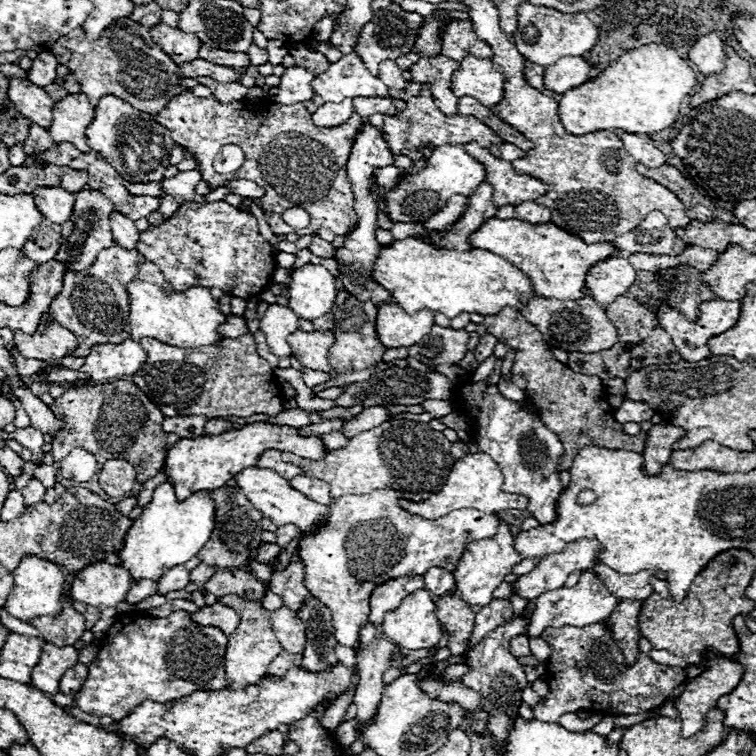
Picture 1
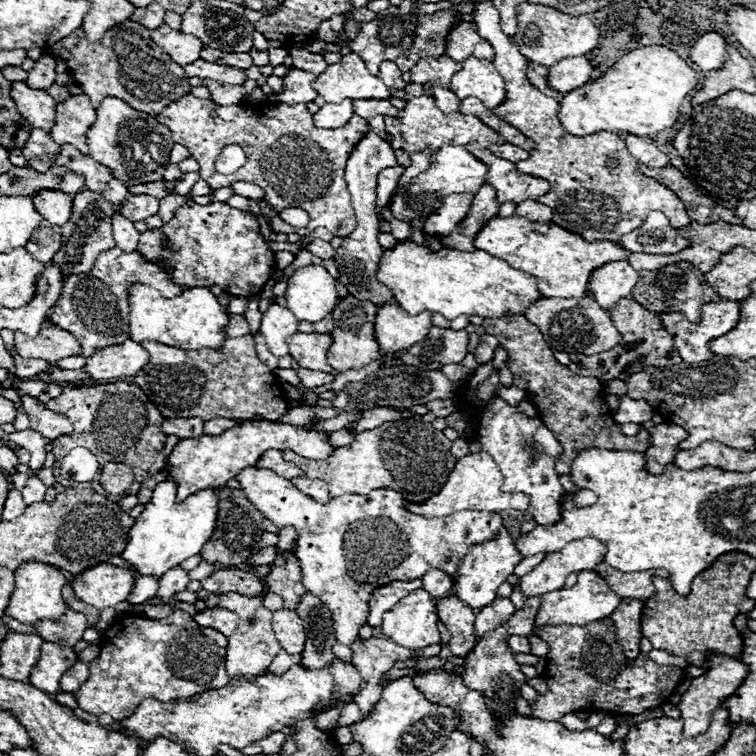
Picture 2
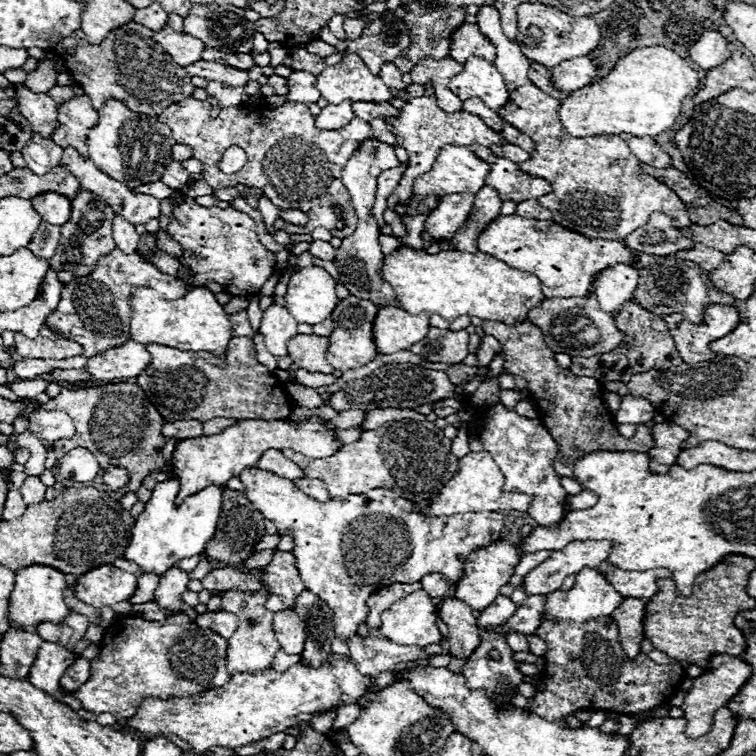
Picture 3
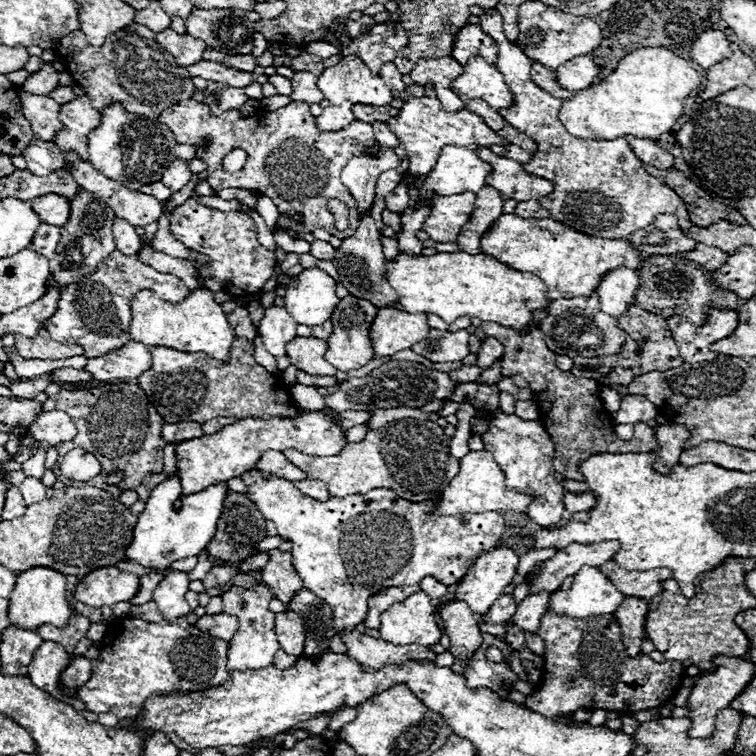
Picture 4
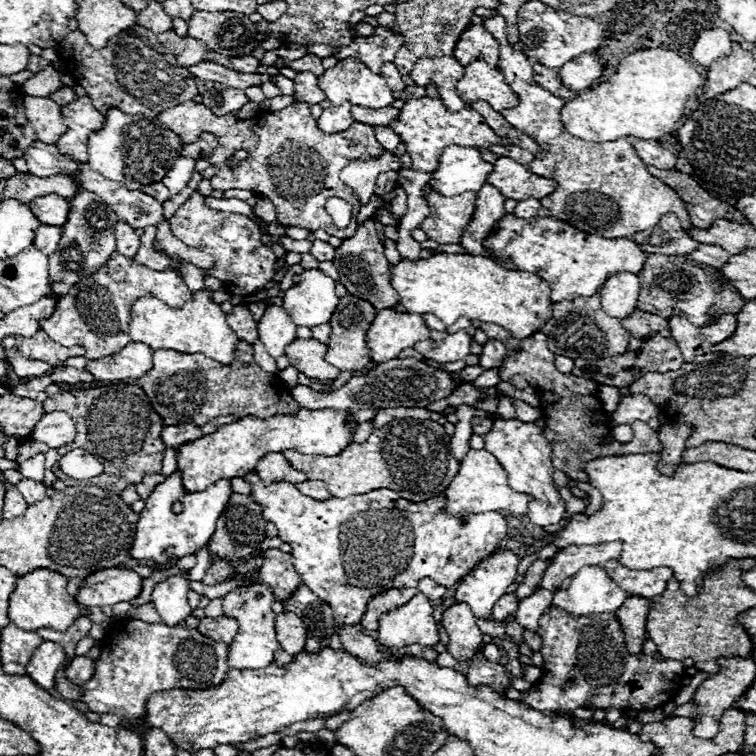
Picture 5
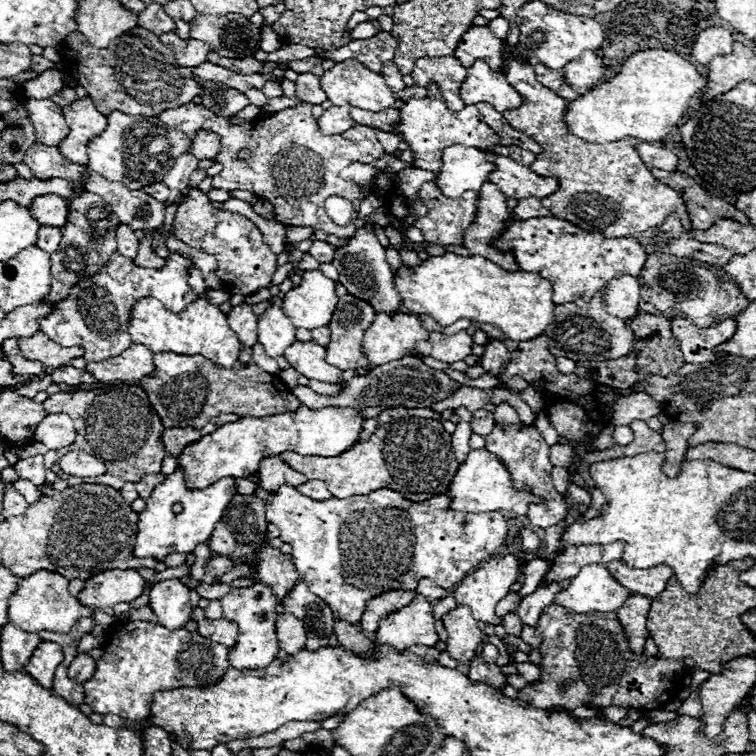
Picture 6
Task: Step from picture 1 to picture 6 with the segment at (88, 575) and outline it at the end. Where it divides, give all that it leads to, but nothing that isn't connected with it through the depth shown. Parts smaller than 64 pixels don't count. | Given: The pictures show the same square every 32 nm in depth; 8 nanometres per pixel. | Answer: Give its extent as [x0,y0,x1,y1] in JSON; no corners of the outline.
[78,570,144,606]

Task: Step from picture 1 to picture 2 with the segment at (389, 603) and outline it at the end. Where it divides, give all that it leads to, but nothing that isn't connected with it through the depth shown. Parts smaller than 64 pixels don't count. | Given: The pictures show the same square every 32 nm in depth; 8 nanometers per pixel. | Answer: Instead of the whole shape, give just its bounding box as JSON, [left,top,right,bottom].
[366,580,422,626]

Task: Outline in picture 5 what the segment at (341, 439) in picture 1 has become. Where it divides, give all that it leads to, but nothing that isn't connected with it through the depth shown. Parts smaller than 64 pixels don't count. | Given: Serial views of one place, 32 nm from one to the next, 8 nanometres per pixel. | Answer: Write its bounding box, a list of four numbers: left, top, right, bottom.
[352,420,374,443]

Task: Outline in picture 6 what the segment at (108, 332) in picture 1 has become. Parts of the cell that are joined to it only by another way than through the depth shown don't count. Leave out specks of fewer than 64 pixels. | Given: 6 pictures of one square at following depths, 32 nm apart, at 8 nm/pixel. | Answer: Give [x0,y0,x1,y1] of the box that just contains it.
[38,252,198,362]

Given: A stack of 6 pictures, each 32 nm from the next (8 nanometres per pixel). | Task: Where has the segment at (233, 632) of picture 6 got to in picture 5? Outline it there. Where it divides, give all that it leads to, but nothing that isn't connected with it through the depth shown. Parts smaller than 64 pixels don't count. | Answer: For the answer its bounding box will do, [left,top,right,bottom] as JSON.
[198,616,238,646]

